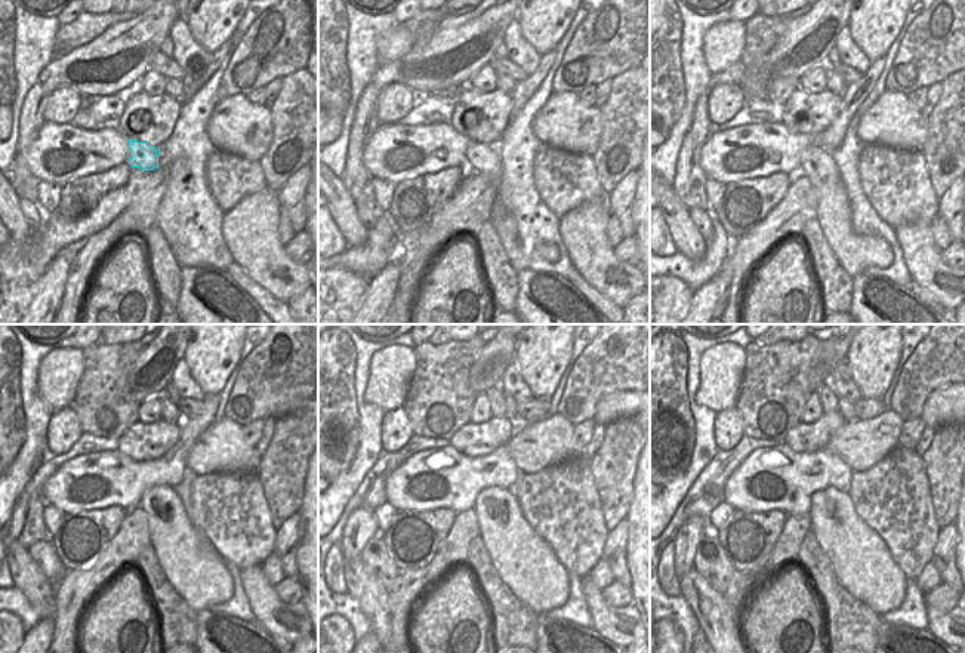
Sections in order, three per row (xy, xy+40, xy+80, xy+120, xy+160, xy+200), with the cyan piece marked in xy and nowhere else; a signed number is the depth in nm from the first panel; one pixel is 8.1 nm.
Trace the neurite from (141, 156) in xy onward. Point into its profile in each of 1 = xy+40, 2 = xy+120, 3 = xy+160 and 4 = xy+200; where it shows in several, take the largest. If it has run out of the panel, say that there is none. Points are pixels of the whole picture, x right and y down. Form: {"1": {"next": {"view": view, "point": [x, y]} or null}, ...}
{"1": {"next": {"view": "xy+40", "point": [484, 159]}}, "2": {"next": {"view": "xy+120", "point": [194, 567]}}, "3": {"next": {"view": "xy+160", "point": [524, 560]}}, "4": {"next": {"view": "xy+200", "point": [862, 561]}}}

